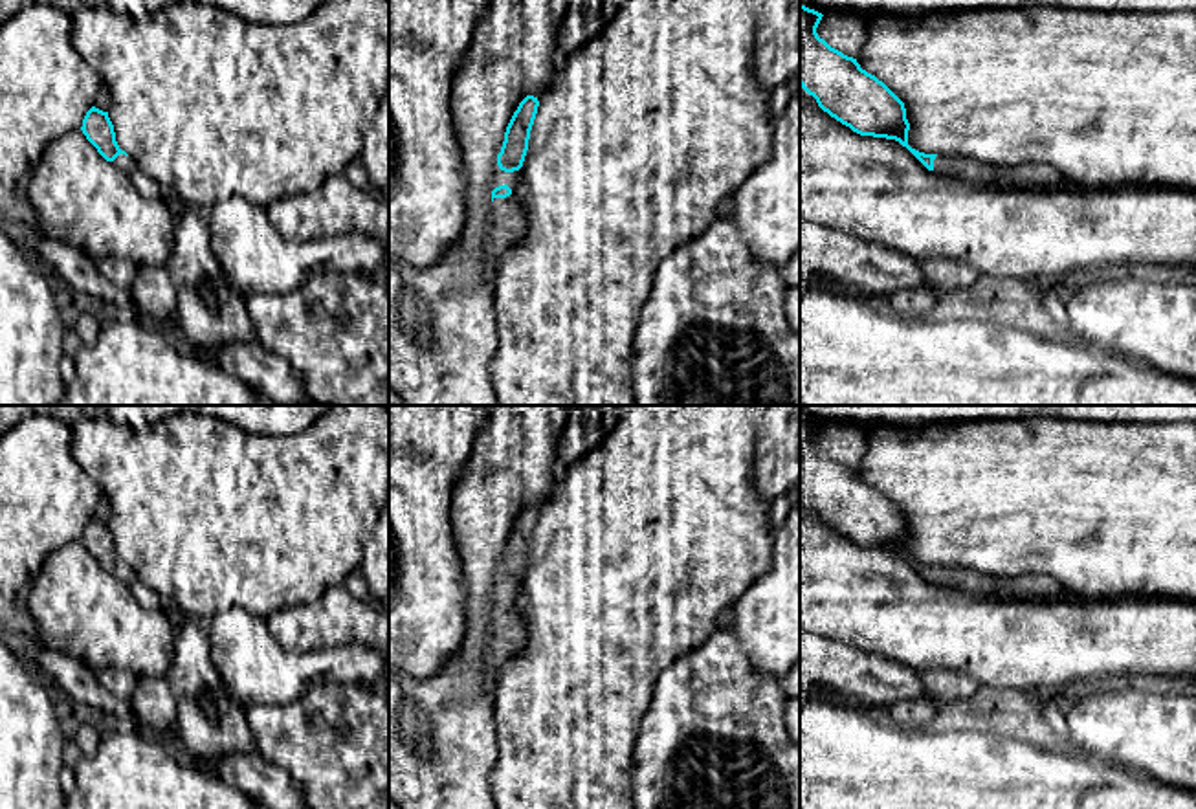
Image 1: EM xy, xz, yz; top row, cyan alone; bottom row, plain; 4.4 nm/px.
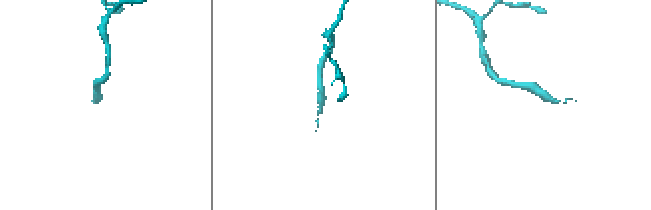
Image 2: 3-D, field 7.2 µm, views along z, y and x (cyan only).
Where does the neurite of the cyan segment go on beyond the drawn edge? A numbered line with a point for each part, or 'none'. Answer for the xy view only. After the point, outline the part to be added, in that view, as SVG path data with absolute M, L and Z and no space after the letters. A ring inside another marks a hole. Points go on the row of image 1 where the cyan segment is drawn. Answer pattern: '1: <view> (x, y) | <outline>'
1: xy (149, 188) | M119 154L112 163L128 172L136 189L145 198L163 200L172 209L172 213L176 216L183 215L189 209L189 205L183 200L180 200L174 191L171 191L169 187L160 185L156 180L147 176L143 171L139 171L136 161L130 156Z

